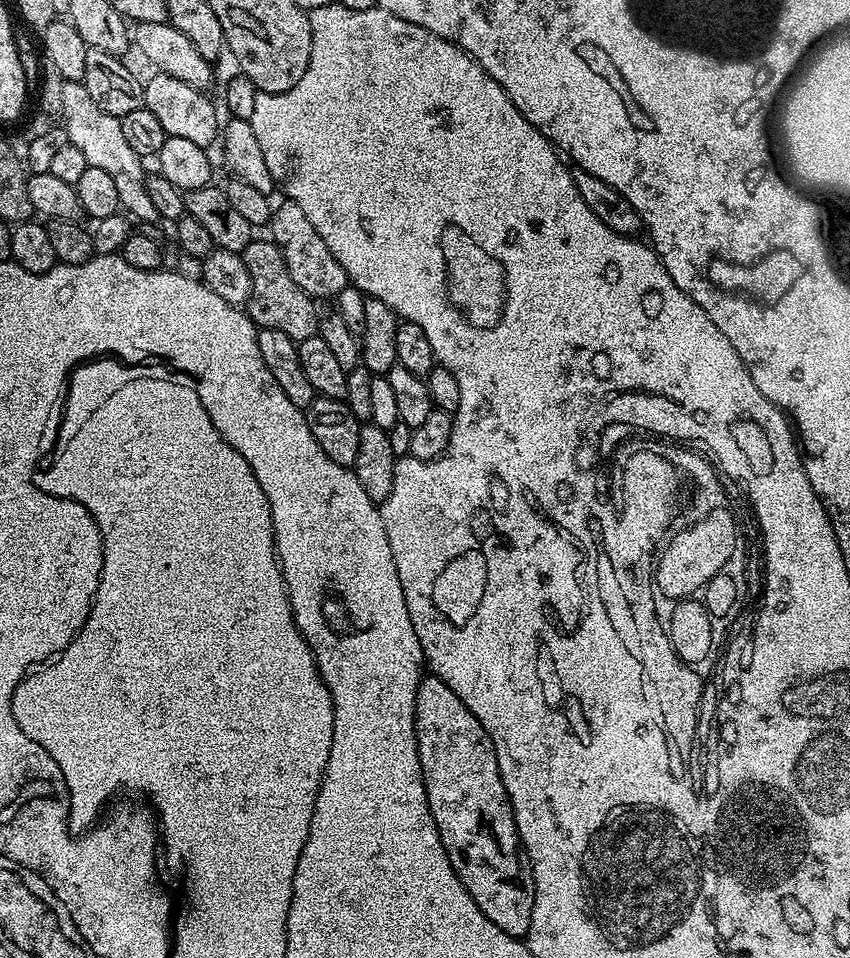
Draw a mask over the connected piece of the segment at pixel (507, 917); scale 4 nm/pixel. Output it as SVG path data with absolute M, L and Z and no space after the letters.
M431 674L425 675L416 687L416 741L428 809L438 826L450 866L454 866L470 898L478 902L482 914L486 914L486 918L490 918L498 930L517 938L527 937L534 914L534 878L516 829L512 803L508 800L506 786L500 777L498 758L486 730L482 730L482 722L478 722L478 718L466 710L462 698L458 698L458 694L454 694L446 682Z

